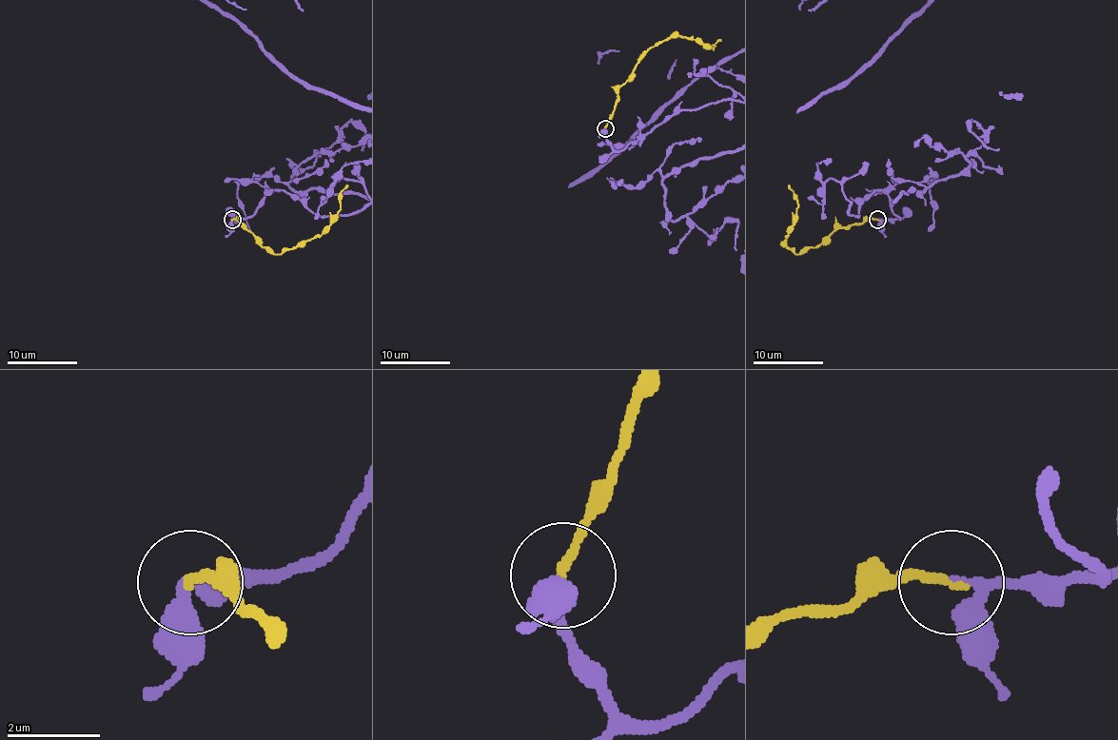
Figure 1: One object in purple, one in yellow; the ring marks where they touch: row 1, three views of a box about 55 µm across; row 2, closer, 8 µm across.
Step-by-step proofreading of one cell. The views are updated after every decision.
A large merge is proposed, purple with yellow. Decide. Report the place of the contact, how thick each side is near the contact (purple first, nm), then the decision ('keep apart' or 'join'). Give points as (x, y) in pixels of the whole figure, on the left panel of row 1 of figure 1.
at (232, 220); 180 nm thick on the purple side, 200 nm on the other; join

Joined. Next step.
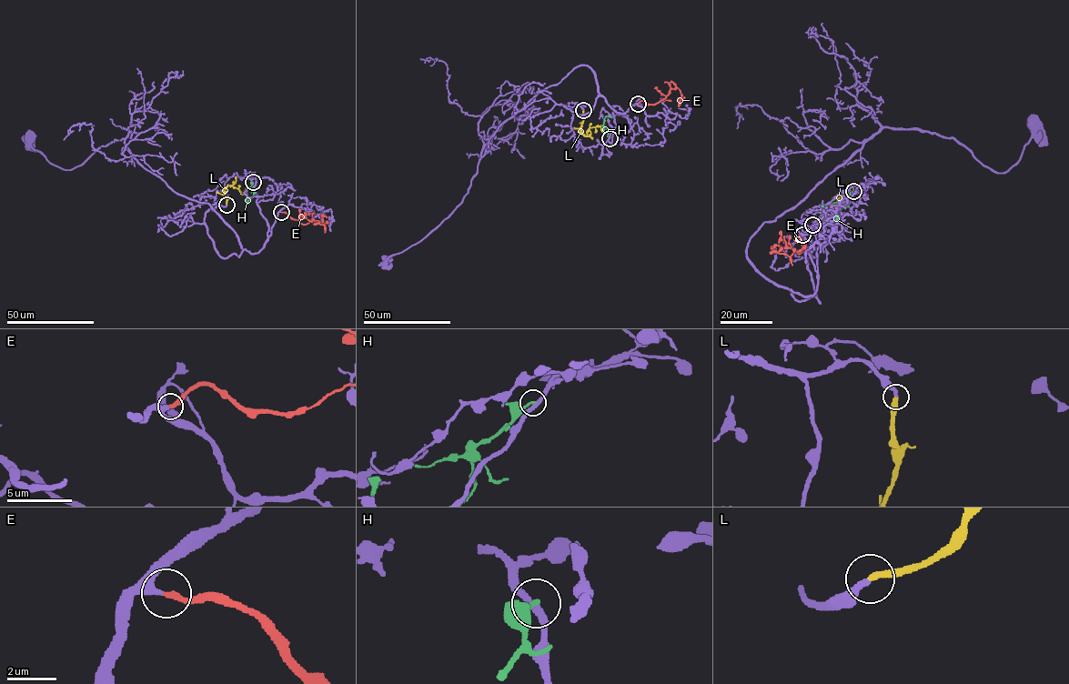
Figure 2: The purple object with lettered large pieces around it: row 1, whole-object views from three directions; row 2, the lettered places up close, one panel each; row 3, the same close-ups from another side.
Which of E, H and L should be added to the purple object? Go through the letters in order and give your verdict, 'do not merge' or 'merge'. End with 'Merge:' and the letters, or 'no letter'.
E: merge
H: do not merge
L: merge
Merge: E, L

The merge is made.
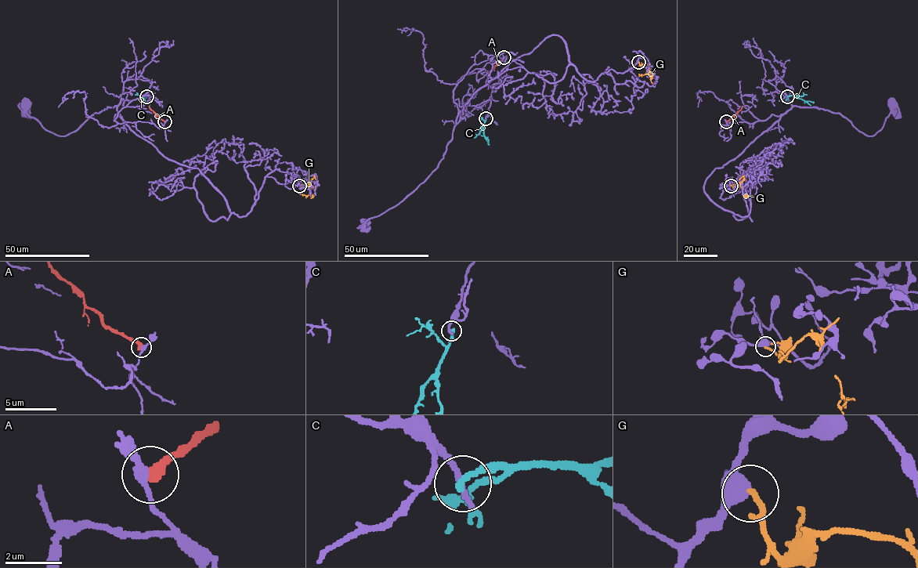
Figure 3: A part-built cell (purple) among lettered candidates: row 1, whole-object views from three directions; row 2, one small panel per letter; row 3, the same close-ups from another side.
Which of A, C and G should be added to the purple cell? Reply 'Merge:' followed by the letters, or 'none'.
Merge: none

